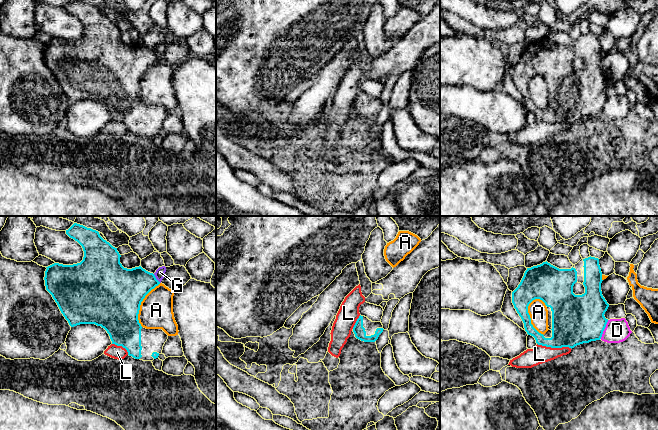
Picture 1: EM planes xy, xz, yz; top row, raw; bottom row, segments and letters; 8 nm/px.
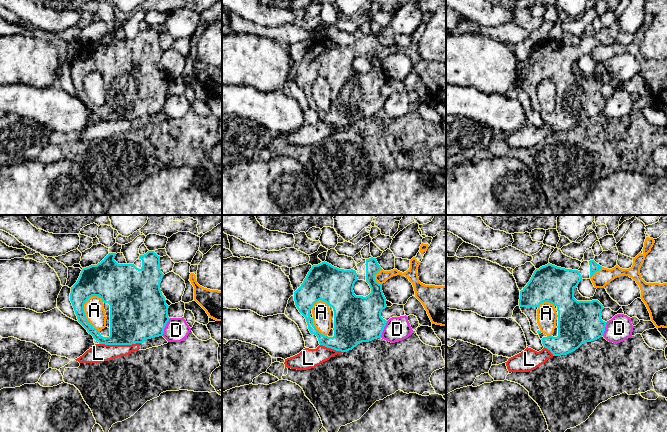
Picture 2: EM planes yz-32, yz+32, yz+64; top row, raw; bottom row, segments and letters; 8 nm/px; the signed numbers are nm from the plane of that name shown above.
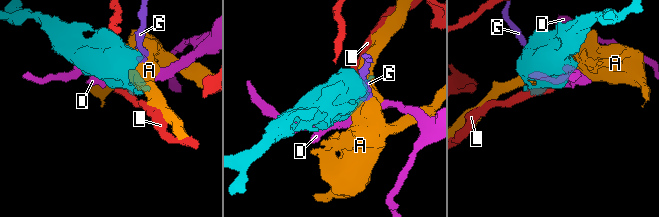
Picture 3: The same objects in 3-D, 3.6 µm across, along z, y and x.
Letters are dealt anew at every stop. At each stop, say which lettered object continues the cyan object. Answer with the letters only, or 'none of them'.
none of them

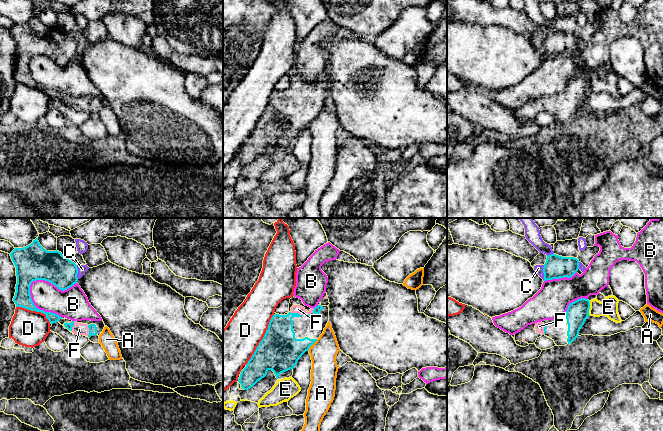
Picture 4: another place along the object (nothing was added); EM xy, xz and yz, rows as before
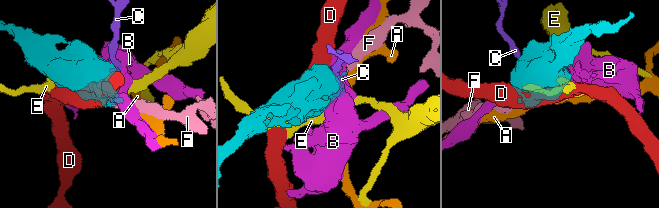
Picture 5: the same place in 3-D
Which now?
F

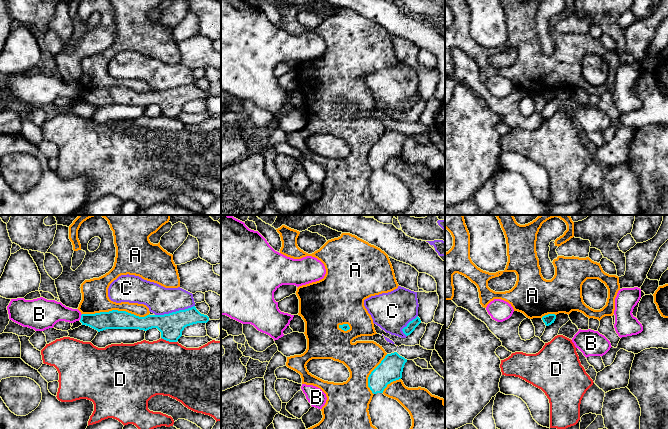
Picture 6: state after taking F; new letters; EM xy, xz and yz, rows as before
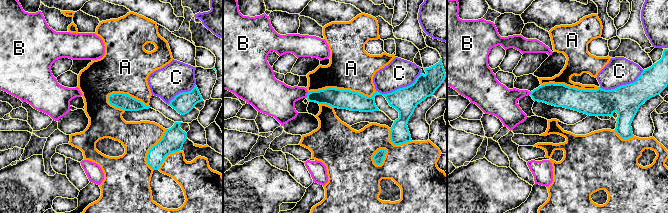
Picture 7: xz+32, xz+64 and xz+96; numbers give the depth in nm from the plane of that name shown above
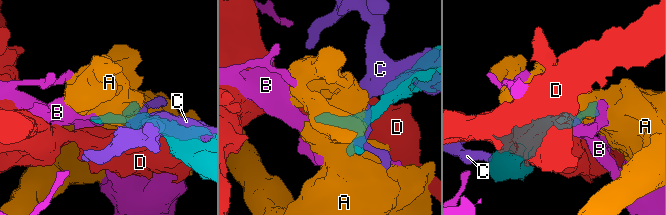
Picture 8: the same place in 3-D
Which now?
none of them

